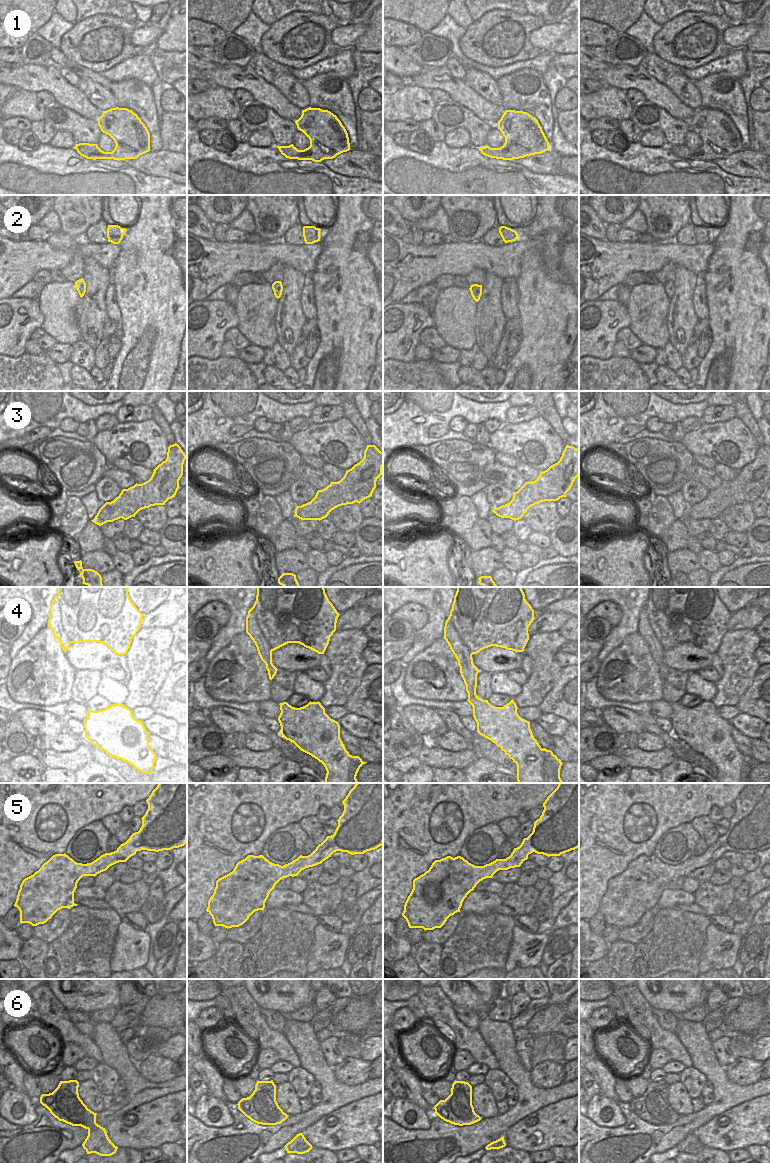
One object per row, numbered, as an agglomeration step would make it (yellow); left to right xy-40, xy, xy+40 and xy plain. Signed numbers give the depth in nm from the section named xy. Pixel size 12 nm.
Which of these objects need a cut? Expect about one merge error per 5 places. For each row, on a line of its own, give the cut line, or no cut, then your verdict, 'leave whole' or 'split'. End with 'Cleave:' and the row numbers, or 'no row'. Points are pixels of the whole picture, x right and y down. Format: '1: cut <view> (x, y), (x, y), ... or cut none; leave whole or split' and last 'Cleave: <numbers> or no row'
1: cut none; leave whole
2: cut none; leave whole
3: cut none; leave whole
4: cut xy-40 (57, 595), (60, 601), (61, 624), (72, 642); split
5: cut none; leave whole
6: cut none; leave whole
Cleave: 4

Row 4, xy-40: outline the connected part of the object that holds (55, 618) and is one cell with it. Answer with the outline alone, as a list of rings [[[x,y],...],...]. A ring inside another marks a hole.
[[[58,596],[54,597],[50,605],[48,626],[53,631],[53,635],[58,639],[63,651],[66,652],[72,641],[69,639],[62,625],[61,606]]]

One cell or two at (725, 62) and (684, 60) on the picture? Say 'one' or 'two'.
two

